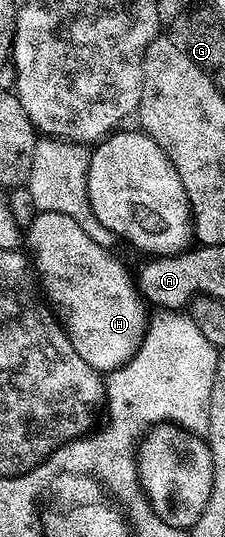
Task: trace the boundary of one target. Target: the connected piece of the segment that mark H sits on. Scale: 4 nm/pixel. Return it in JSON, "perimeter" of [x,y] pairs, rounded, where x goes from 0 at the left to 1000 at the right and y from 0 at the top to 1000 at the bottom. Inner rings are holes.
{"perimeter":[[[169,395],[156,413],[138,413],[120,428],[120,462],[196,557],[271,601],[271,613],[298,622],[316,644],[333,644],[333,659],[351,659],[387,682],[453,696],[493,695],[538,678],[564,676],[618,652],[653,601],[649,568],[600,534],[582,507],[502,479],[507,471],[489,464],[440,458],[440,451],[404,451],[333,406],[298,406],[298,399]]]}

